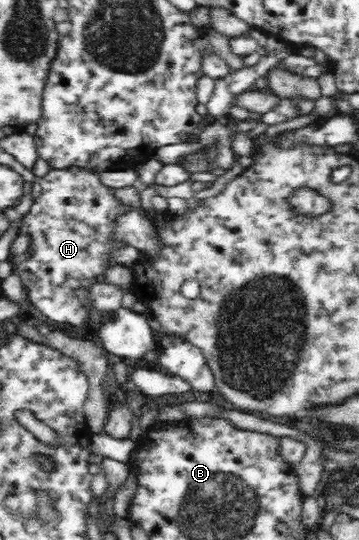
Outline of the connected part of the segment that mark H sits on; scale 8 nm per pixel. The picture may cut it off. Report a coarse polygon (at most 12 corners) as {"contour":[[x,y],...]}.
{"contour":[[50,169],[16,275],[50,320],[86,328],[132,208],[100,171]]}

